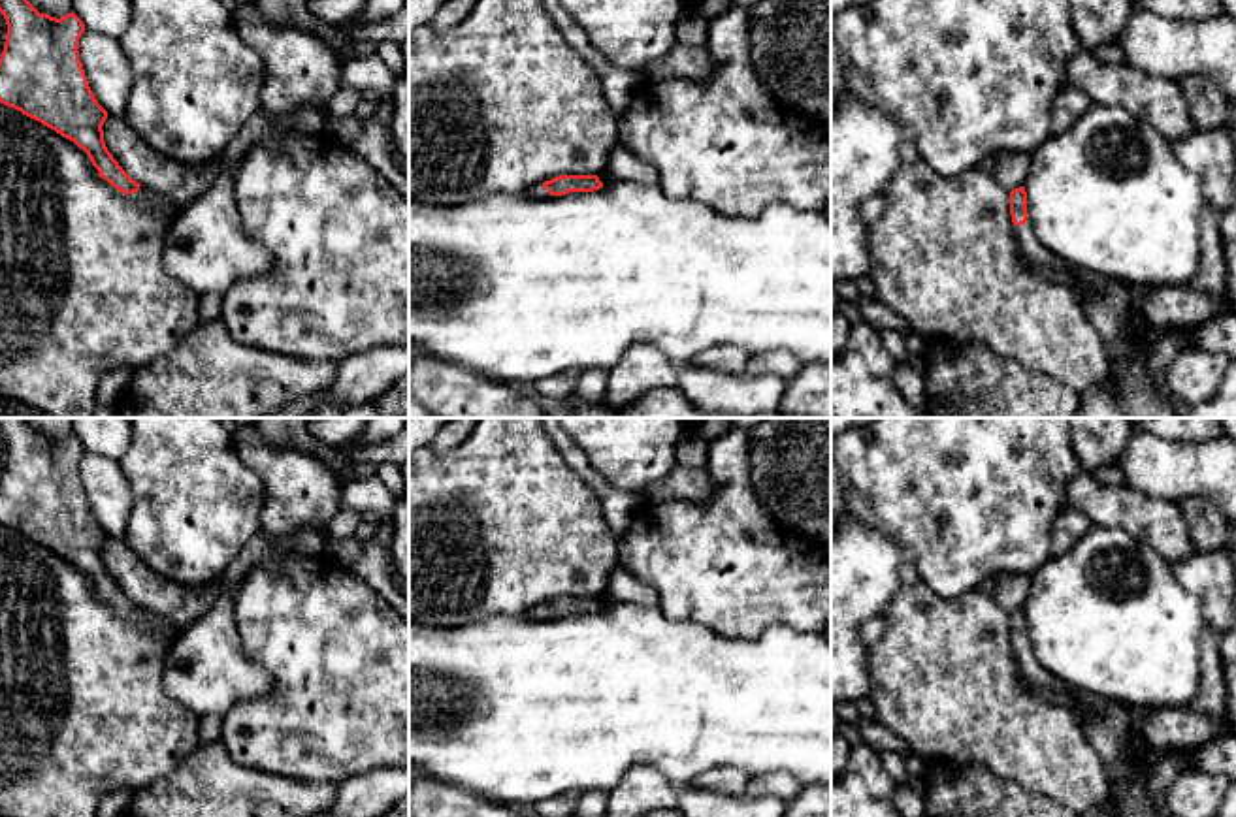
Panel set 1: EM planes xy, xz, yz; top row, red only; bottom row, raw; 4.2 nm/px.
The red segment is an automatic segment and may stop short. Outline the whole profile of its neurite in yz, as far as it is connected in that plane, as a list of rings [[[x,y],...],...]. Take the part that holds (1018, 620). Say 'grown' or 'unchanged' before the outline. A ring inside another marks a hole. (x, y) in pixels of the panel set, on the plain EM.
grown | [[[1019,608],[1010,614],[1010,636],[1016,651],[1017,665],[1023,678],[1029,683],[1038,683],[1051,691],[1072,693],[1065,683],[1053,678],[1036,659],[1034,649],[1027,634],[1027,614],[1025,608]]]

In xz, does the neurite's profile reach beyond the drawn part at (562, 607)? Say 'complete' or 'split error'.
split error

